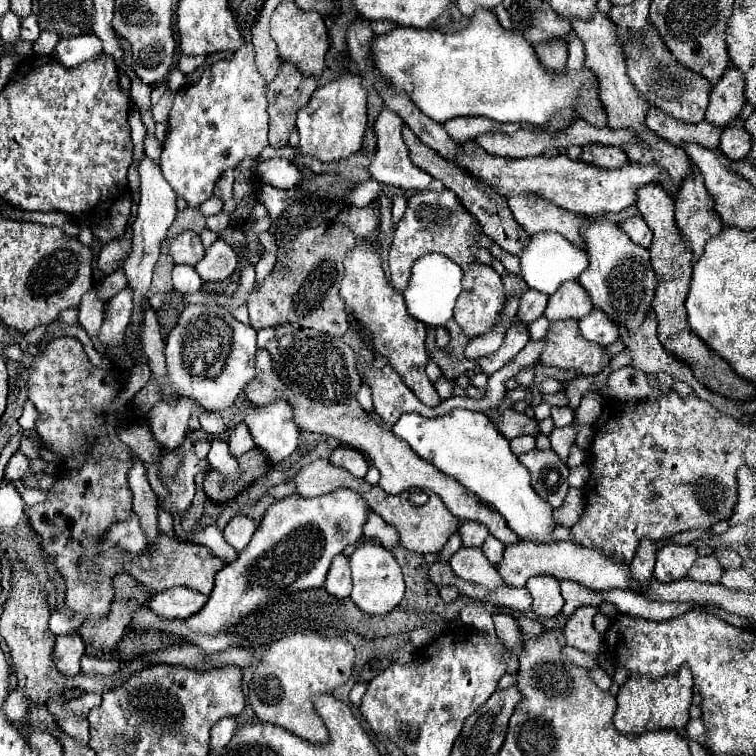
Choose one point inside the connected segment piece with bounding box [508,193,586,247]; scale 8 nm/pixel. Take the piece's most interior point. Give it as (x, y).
(534, 215)

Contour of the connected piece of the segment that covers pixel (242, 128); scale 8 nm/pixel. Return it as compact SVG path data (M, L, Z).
M252 43L242 45L232 61L218 61L212 63L198 85L190 85L186 89L180 89L174 95L174 105L170 109L170 131L164 141L162 157L160 157L160 169L164 179L172 185L176 197L184 199L188 207L200 207L206 199L212 197L214 185L218 183L220 175L226 169L236 167L246 157L258 157L262 149L268 145L268 113L266 113L268 101L266 101L266 83L260 77L256 65L254 65L254 49Z

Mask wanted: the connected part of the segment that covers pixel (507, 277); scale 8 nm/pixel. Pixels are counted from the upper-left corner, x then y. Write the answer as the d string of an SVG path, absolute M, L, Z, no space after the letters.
M504 273L502 275L502 283L504 283L504 293L506 293L506 303L510 297L522 297L524 291L528 289L528 285L522 281L520 275L514 275L514 273Z

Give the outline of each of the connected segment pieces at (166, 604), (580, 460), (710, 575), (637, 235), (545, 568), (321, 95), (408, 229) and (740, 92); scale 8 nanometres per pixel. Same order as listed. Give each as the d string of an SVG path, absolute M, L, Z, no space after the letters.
M174 587L170 591L156 593L146 605L154 613L158 613L158 617L174 621L174 619L192 617L206 605L206 601L208 601L208 597L202 593L196 593L194 589Z
M572 445L570 447L570 457L568 457L568 467L572 469L572 467L584 465L584 463L586 463L586 451L580 449L580 447L576 447L576 445Z
M708 555L708 557L698 557L688 573L690 579L698 581L698 583L718 583L722 575L722 567L718 565L716 557L714 555Z
M632 217L632 219L628 219L628 221L624 221L622 225L622 231L634 241L634 243L638 243L638 245L642 245L642 247L650 247L650 243L652 243L652 231L648 229L648 225L646 225L646 221L642 219L642 217Z
M518 541L514 545L508 545L504 551L504 559L496 565L498 575L504 579L506 585L510 587L524 587L526 581L534 575L552 575L556 579L570 579L576 581L584 587L590 589L630 589L634 581L630 579L628 565L612 563L610 559L602 557L598 549L574 545L568 541L558 541L558 543L548 543L548 545L538 545L530 541Z
M346 71L338 79L318 87L310 103L298 111L296 129L300 133L300 153L312 155L324 163L358 153L366 133L366 95L368 91L362 85L362 77L354 71Z
M424 191L414 193L408 199L408 207L400 223L396 225L390 255L388 255L388 267L390 267L390 285L396 291L404 291L410 279L410 269L414 261L428 253L442 253L450 257L454 263L458 263L462 269L466 269L470 263L474 263L474 255L470 247L476 243L474 237L480 233L478 221L460 205L458 197L450 191Z
M728 67L710 93L706 121L714 121L714 127L728 127L740 117L744 103L744 75L736 67Z

